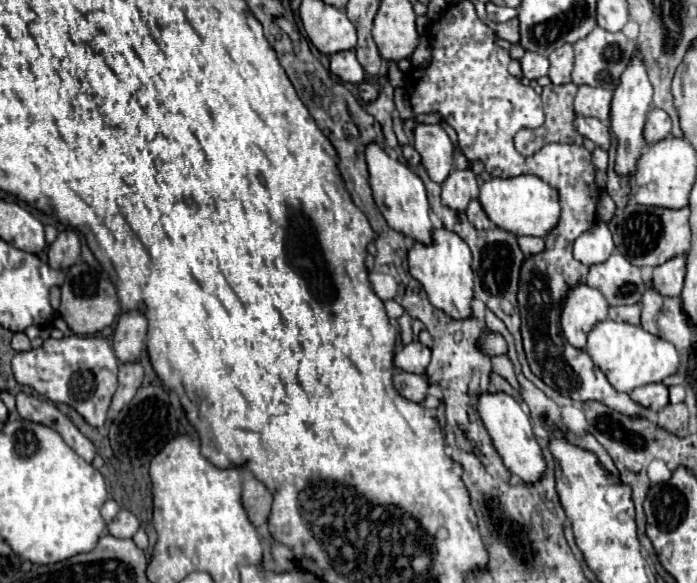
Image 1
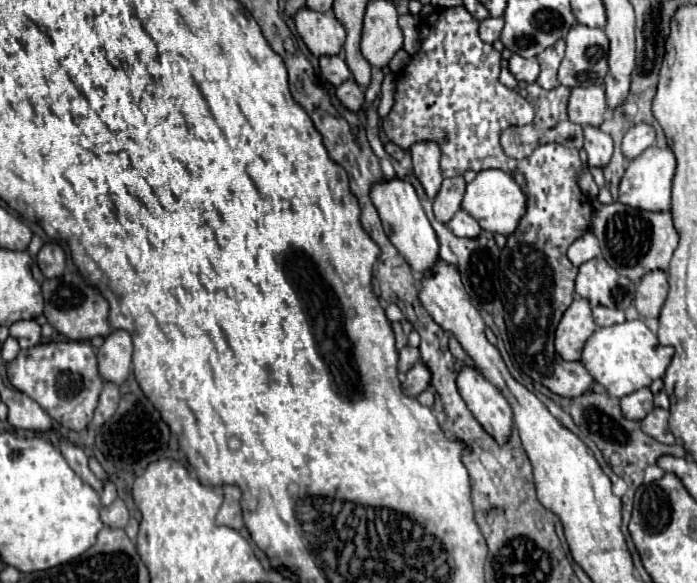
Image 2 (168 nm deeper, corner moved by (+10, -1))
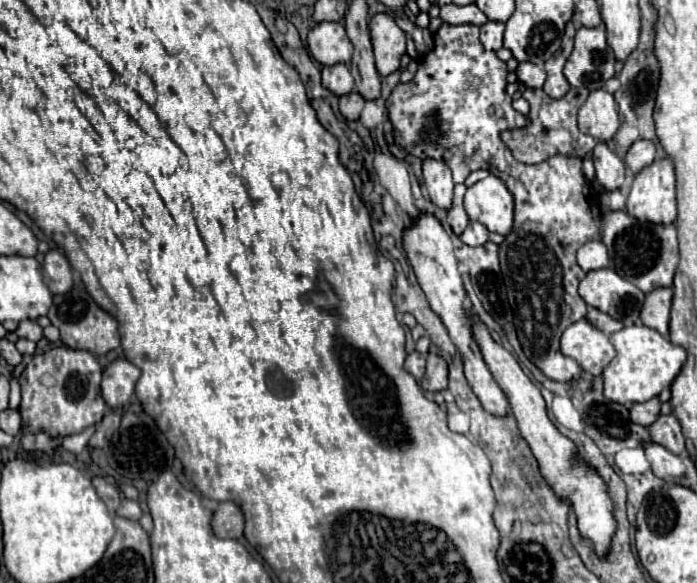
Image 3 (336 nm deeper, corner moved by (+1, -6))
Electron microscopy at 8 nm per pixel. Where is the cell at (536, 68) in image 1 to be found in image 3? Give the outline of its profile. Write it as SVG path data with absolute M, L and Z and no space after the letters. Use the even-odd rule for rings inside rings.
M521 62L517 66L517 78L525 88L541 88L545 84L545 70L533 62Z

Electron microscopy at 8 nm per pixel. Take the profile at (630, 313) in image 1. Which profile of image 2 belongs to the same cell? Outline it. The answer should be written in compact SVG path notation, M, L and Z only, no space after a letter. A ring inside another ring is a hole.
M594 307L592 309L594 319L600 327L608 327L608 325L616 325L616 323L624 323L626 315L622 309L610 309L610 307Z

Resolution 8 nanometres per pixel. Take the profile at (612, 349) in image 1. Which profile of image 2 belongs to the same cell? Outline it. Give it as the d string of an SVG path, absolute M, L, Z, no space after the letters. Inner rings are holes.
M626 321L612 327L596 329L584 343L582 363L588 373L598 381L612 397L630 395L642 387L650 387L650 383L662 377L672 361L674 349L658 343L658 337L646 327L644 321Z

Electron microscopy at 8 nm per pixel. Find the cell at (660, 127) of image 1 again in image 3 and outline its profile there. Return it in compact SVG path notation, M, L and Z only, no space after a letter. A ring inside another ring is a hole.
M637 140L625 154L625 164L633 174L641 172L653 160L655 160L655 146L647 140Z

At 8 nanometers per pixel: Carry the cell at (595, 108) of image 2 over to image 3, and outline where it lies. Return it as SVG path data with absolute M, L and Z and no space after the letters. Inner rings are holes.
M595 90L579 110L579 130L597 142L609 142L621 125L613 94Z

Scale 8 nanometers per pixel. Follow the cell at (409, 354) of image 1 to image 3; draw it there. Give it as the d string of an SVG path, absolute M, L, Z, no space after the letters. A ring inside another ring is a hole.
M411 352L405 360L405 370L409 374L413 374L417 378L417 382L421 382L421 378L425 374L425 356L421 356L419 352Z

